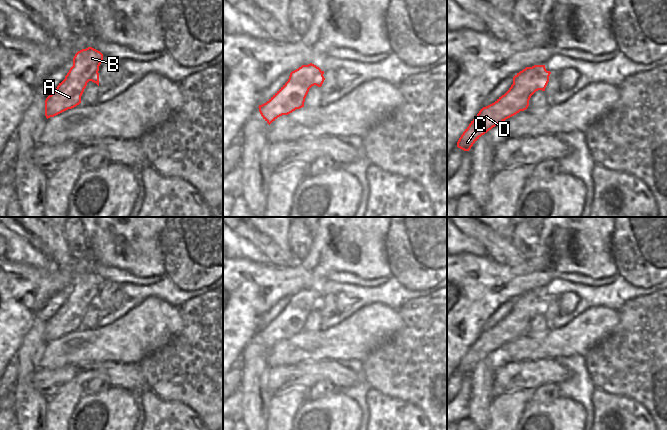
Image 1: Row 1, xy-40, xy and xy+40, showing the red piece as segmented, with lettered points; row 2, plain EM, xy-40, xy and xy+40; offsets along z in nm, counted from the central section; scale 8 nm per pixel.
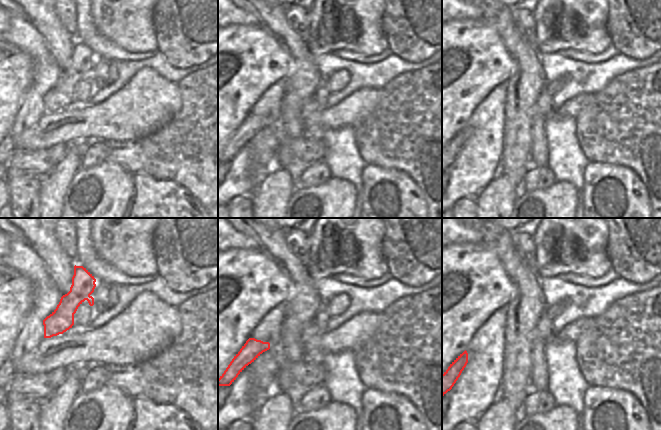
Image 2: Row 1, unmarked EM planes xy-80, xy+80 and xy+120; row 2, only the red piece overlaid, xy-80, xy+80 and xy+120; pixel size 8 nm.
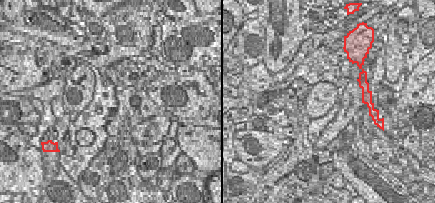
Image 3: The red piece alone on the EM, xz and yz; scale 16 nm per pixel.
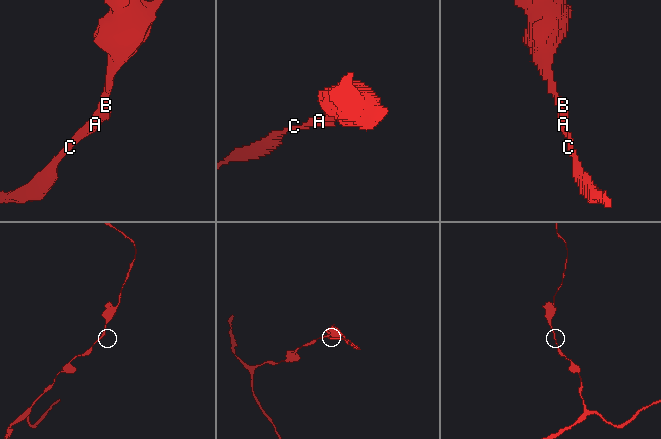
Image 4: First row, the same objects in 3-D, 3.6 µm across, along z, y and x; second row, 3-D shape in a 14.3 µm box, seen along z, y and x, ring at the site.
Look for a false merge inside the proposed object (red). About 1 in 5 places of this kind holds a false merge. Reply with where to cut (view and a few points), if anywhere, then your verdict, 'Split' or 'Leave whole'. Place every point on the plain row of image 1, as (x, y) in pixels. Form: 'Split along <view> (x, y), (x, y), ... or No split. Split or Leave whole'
No split. Leave whole.

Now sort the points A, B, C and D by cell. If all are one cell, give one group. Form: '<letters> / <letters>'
A B C D

